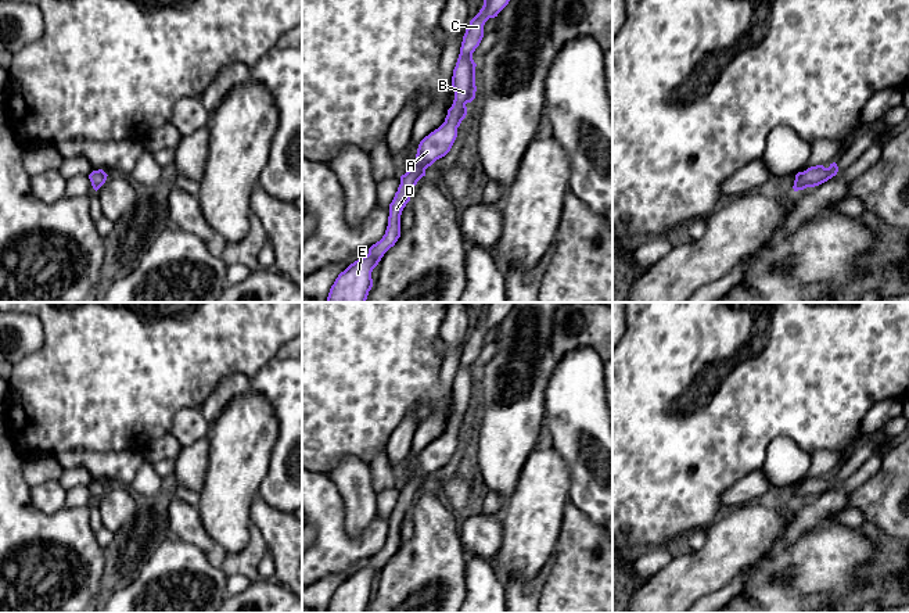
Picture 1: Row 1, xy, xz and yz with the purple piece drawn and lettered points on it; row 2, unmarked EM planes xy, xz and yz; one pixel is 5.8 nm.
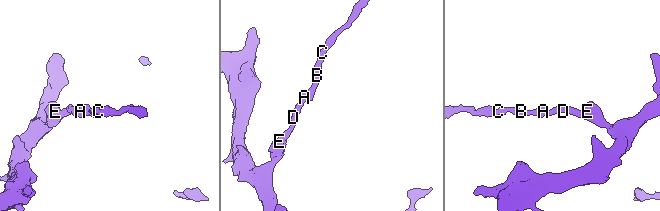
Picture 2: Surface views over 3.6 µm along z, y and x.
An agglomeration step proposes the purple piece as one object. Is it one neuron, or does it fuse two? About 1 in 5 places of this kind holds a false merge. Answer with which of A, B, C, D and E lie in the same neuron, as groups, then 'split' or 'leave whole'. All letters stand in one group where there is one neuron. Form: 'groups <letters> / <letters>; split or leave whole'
groups A B C D E; leave whole

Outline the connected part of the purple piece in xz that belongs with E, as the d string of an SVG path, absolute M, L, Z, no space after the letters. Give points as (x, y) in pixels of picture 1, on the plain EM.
M486 302L484 305L484 316L470 331L463 347L460 365L452 387L454 411L448 420L445 433L420 452L414 473L410 476L409 481L400 487L400 495L389 515L385 545L369 559L367 566L355 571L338 585L330 599L327 613L366 613L369 602L373 598L373 580L400 548L400 526L410 512L414 497L425 487L425 480L428 477L450 462L457 448L457 438L467 426L466 415L475 409L477 374L473 370L473 363L484 348L484 336L489 329L497 327L509 315L513 305L514 302Z

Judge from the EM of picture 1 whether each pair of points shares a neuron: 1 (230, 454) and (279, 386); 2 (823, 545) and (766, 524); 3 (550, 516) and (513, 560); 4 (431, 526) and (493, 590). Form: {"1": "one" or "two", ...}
{"1": "two", "2": "two", "3": "one", "4": "two"}

